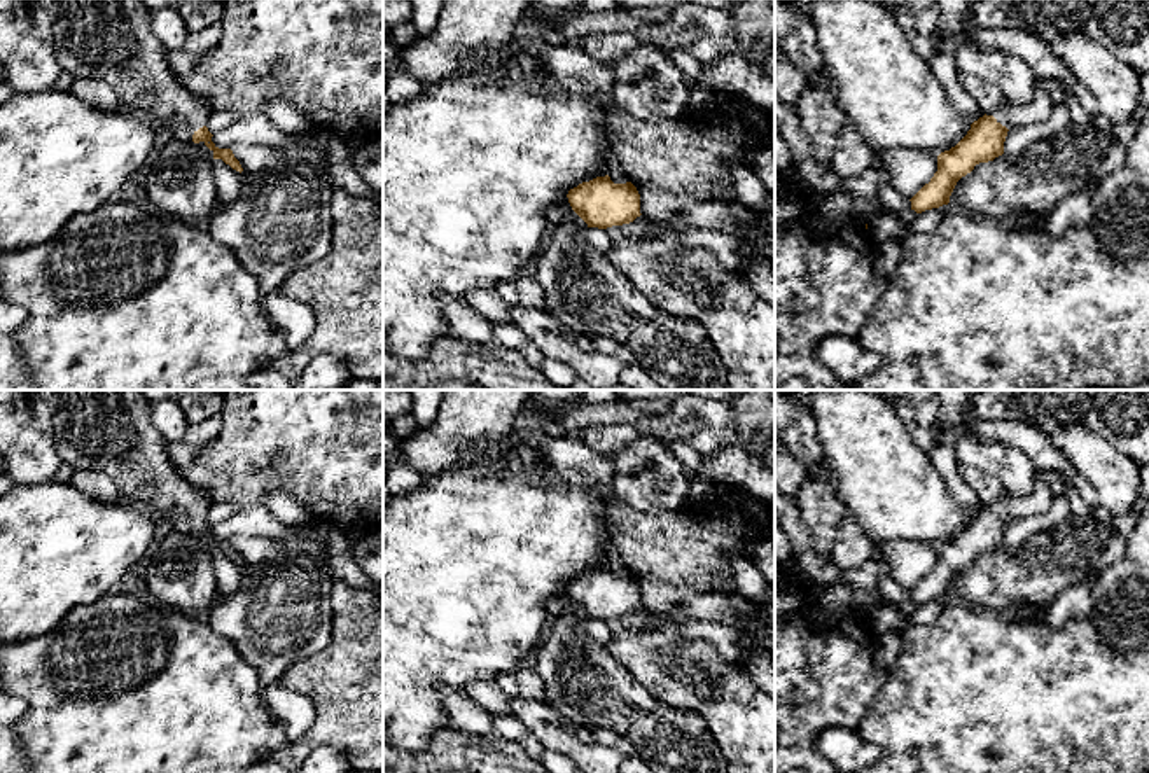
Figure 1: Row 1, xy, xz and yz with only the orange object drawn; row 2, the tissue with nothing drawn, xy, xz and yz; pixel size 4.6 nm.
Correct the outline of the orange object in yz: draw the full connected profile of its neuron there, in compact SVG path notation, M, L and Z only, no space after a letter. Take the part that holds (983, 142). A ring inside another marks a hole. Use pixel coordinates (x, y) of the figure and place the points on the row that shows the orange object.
M1037 77L1028 103L1002 101L993 115L983 115L971 124L967 135L950 150L937 156L937 171L909 201L911 210L922 213L950 203L957 182L976 164L993 161L1004 154L1007 131L1046 122L1053 112L1051 93Z

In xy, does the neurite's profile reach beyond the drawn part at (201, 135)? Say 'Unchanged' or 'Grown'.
Grown

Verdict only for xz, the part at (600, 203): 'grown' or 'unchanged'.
unchanged

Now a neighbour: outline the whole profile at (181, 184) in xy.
M163 136L143 180L150 208L191 222L217 208L217 187L208 161L194 142Z

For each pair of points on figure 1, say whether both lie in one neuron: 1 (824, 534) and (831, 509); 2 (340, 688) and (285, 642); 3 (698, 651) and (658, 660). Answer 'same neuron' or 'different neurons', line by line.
1: same neuron
2: different neurons
3: same neuron

